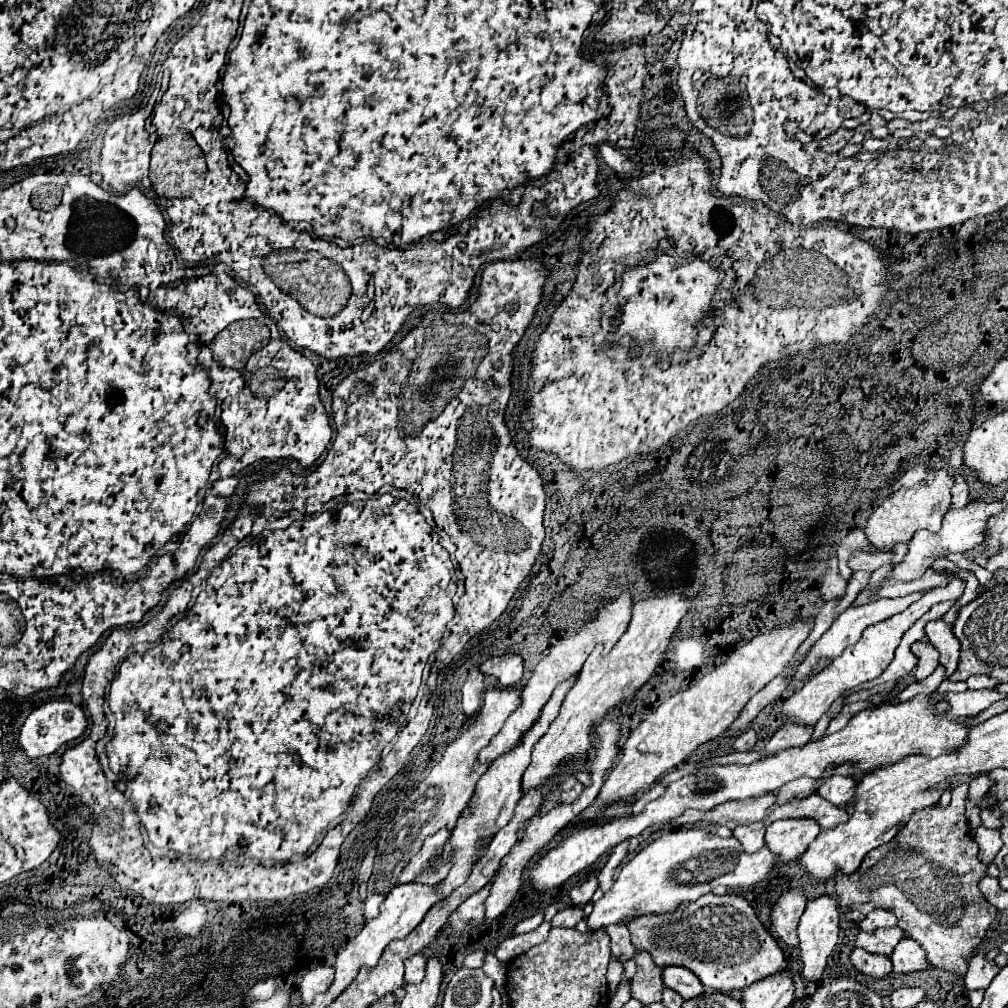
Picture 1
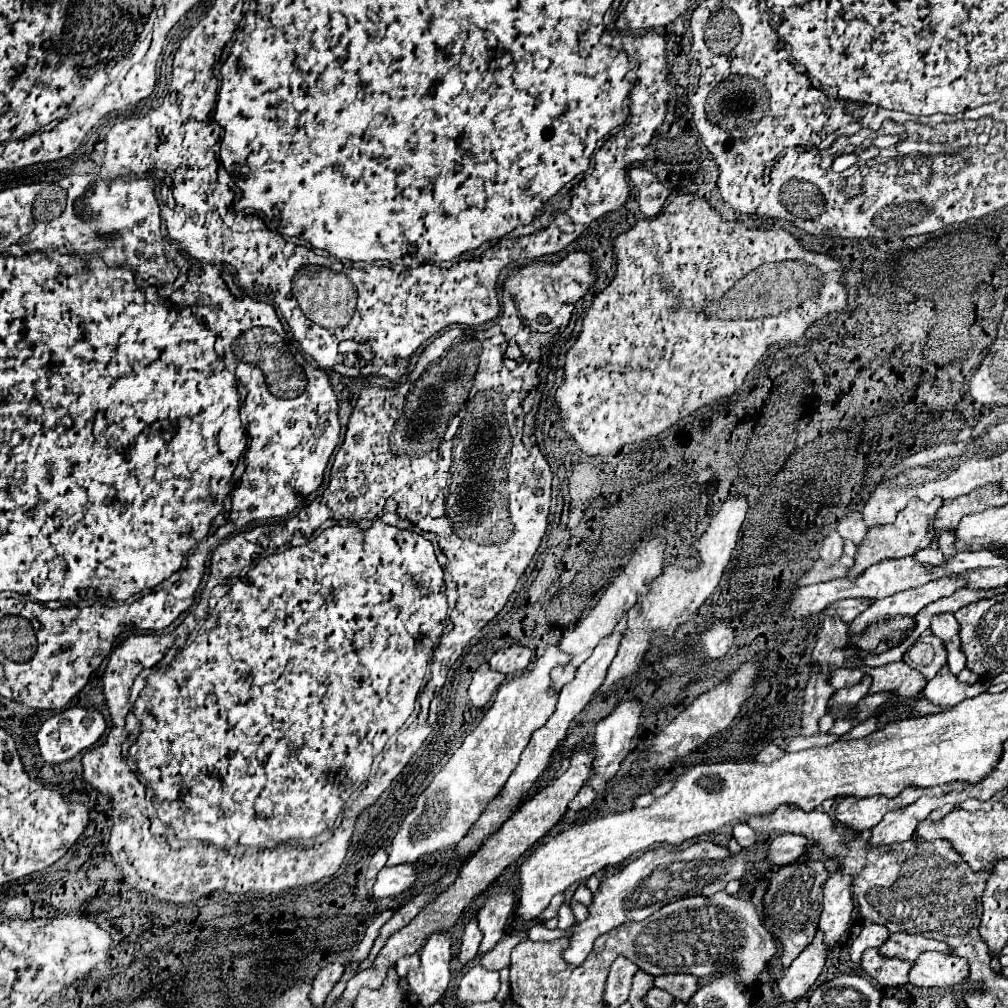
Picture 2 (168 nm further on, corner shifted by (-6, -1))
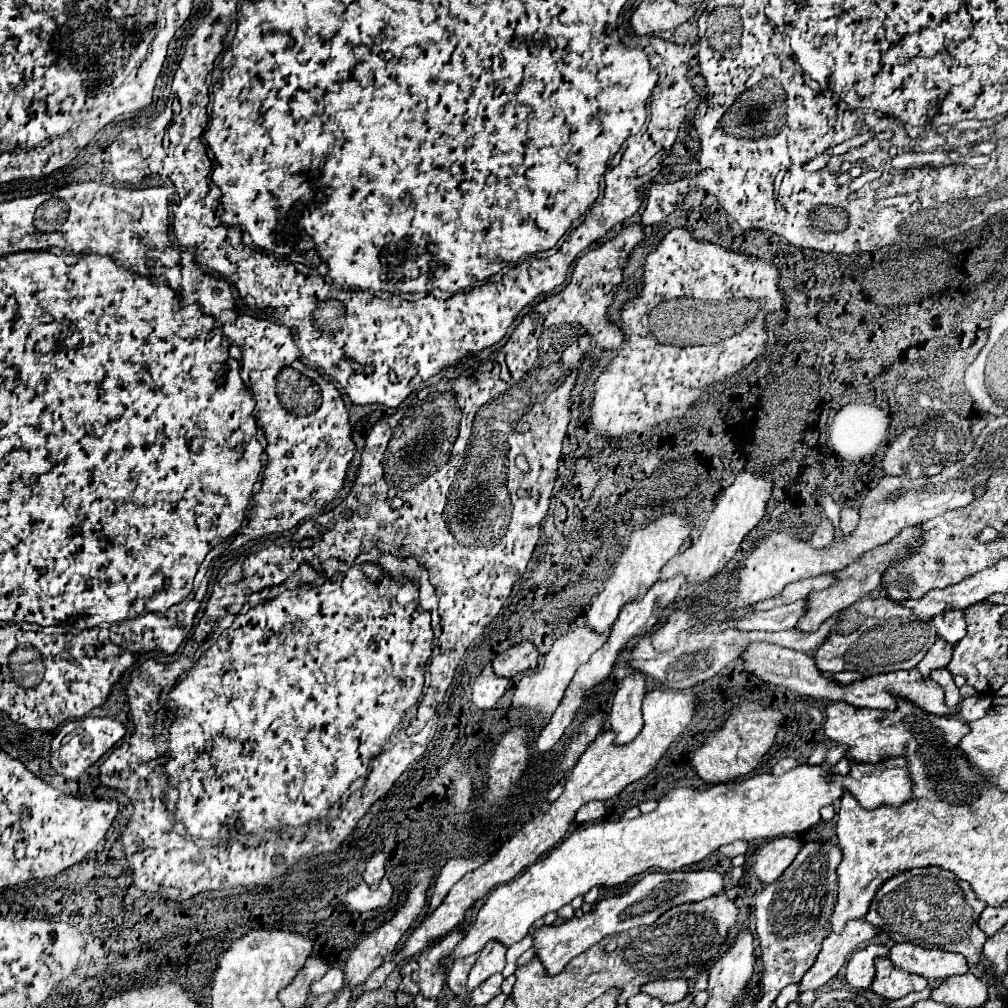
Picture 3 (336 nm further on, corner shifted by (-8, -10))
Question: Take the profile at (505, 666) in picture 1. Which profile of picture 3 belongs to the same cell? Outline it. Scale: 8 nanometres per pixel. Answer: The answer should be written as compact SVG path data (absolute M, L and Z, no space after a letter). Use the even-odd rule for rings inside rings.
M521 642L493 660L493 670L497 676L513 678L515 674L523 674L537 668L537 650L531 642Z

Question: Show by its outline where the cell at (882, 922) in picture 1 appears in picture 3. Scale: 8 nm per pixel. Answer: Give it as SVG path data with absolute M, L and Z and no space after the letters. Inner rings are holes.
M869 944L869 946L853 952L853 956L845 968L845 980L853 988L869 988L871 980L873 980L873 972L875 972L875 966L873 966L875 958L887 956L887 954L889 954L889 948L883 944Z

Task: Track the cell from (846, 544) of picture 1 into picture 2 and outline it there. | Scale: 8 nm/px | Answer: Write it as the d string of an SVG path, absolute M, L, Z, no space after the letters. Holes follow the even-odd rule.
M859 511L841 517L839 519L839 525L837 525L837 531L839 531L841 537L851 539L855 545L859 545L863 541L863 537L867 535L867 527L865 527Z

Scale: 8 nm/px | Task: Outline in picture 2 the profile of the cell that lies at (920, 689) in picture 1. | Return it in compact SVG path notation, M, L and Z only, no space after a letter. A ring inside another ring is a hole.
M941 667L941 671L927 683L923 689L923 697L929 699L935 705L953 707L955 703L961 703L963 699L971 699L983 691L987 691L989 681L979 681L975 685L961 683L955 675L951 675L949 667Z

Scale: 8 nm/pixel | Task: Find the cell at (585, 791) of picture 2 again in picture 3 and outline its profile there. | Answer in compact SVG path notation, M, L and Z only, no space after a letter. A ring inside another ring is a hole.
M595 800L595 802L587 802L587 804L583 804L583 806L577 810L575 822L577 822L577 824L593 822L593 820L603 818L603 816L605 816L605 806L603 806L603 802Z

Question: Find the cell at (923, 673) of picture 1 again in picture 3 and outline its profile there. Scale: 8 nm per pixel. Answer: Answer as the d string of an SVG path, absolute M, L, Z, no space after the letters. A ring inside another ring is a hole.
M937 640L929 648L929 652L923 656L923 660L917 664L917 670L927 678L927 676L931 676L933 670L947 668L947 664L951 660L951 654L953 654L953 646L951 644L945 644L943 640Z

